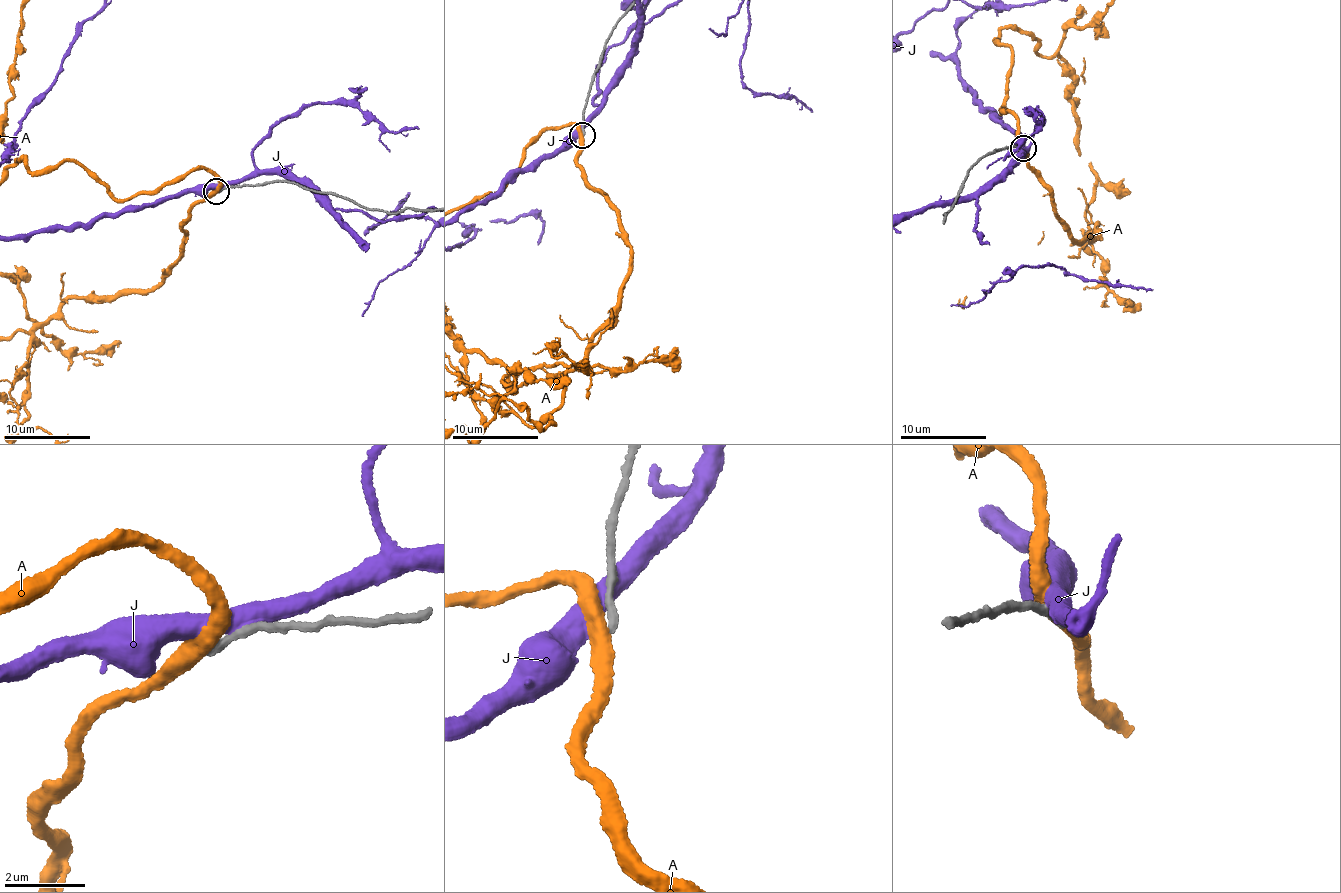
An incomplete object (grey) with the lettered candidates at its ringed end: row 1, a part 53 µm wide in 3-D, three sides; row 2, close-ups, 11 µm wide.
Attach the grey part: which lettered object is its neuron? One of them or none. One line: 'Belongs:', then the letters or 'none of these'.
Belongs: A

